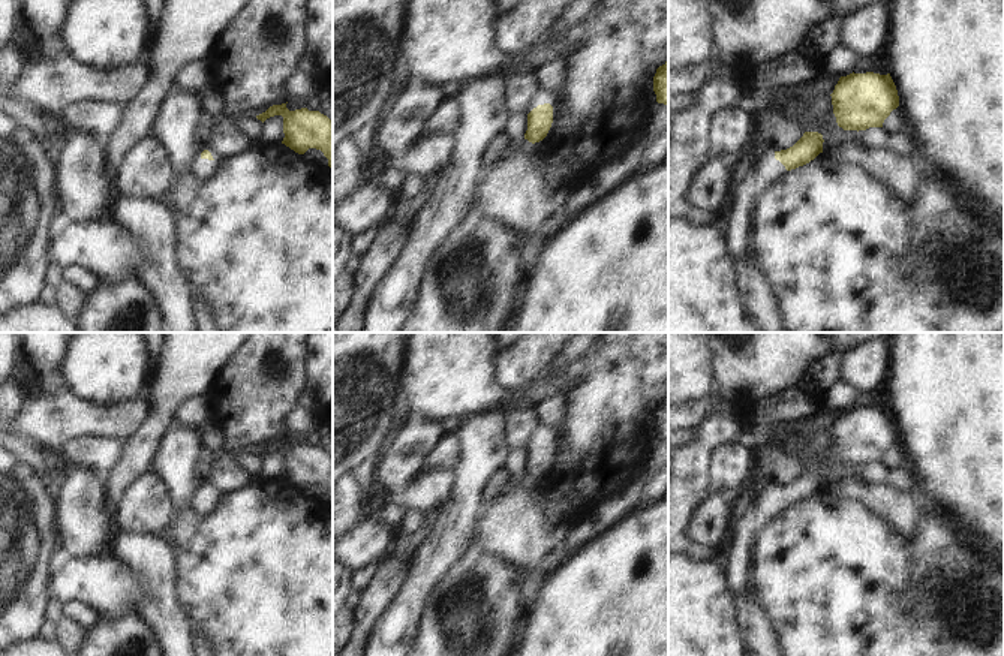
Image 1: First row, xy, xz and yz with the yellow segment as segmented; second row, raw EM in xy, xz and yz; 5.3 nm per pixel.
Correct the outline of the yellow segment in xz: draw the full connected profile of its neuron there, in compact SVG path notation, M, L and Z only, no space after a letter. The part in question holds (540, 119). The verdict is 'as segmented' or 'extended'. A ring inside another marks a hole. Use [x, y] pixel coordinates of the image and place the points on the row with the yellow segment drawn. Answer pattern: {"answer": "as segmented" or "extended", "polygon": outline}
{"answer": "extended", "polygon": "M539 94L538 99L527 105L527 130L524 139L535 144L542 141L553 123L553 106Z"}

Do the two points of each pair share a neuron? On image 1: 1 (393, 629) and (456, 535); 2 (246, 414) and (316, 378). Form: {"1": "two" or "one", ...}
{"1": "one", "2": "two"}

